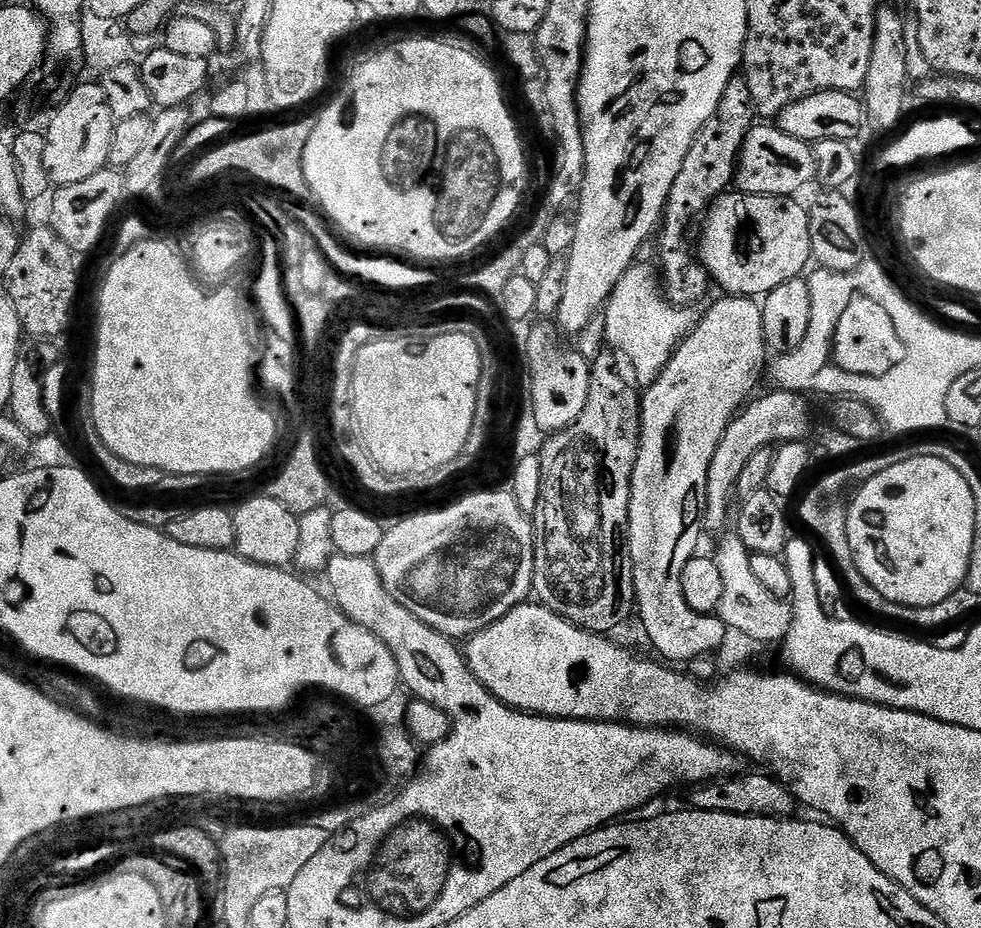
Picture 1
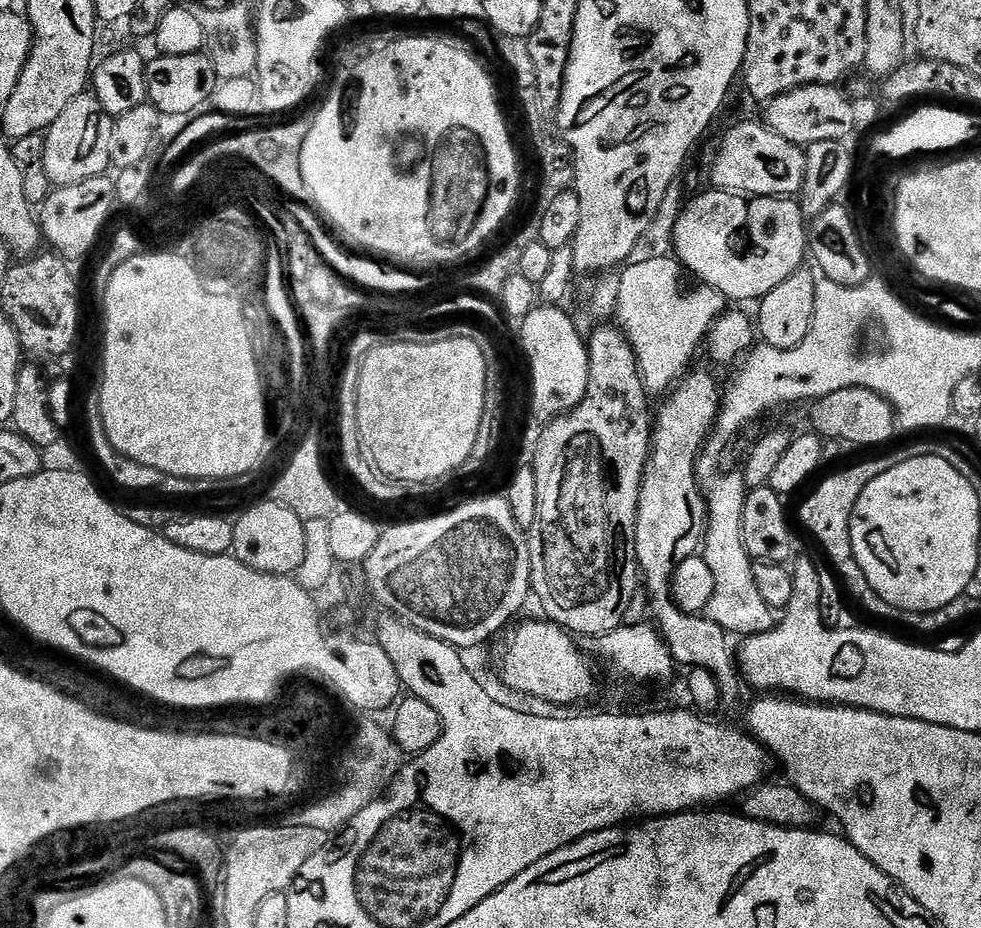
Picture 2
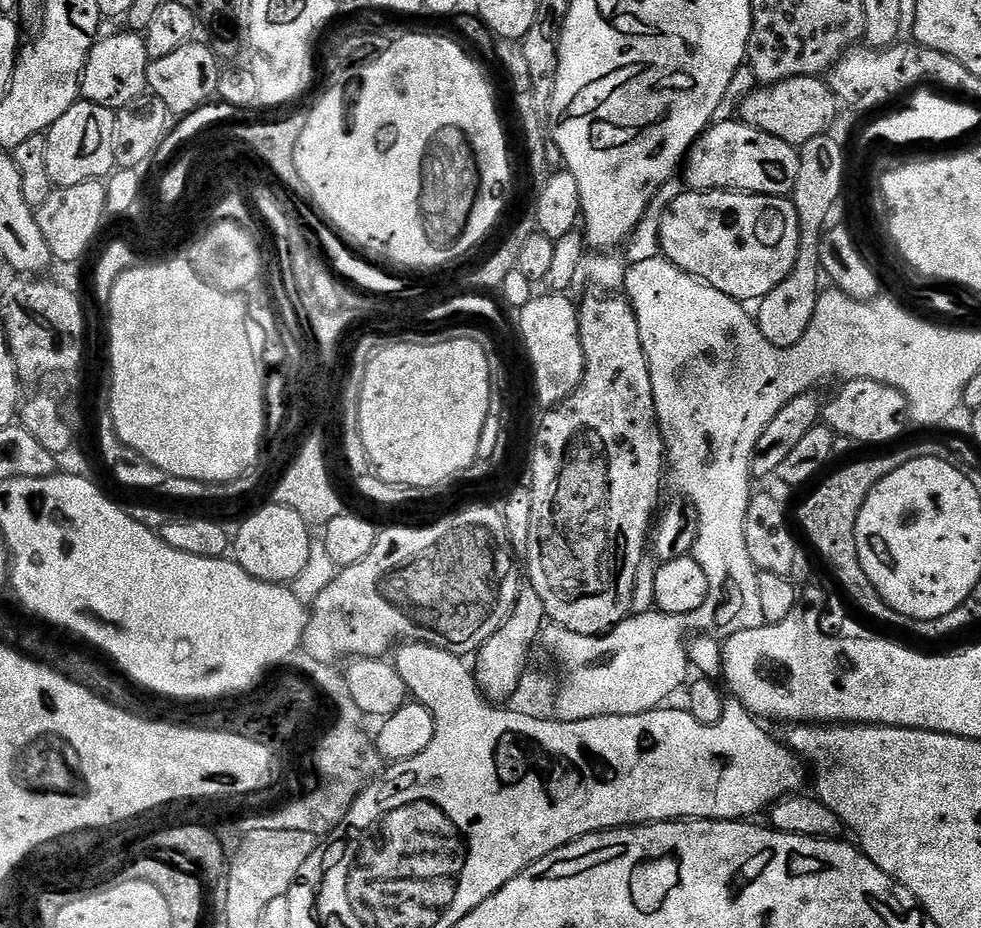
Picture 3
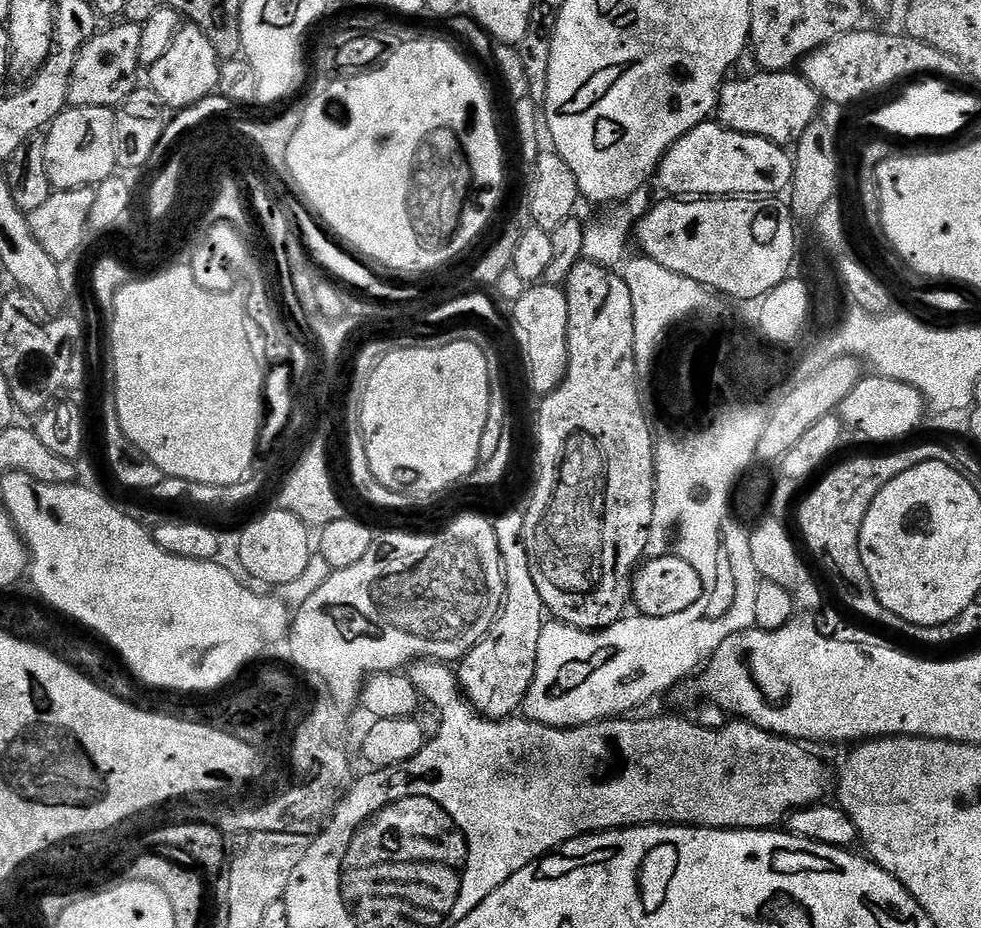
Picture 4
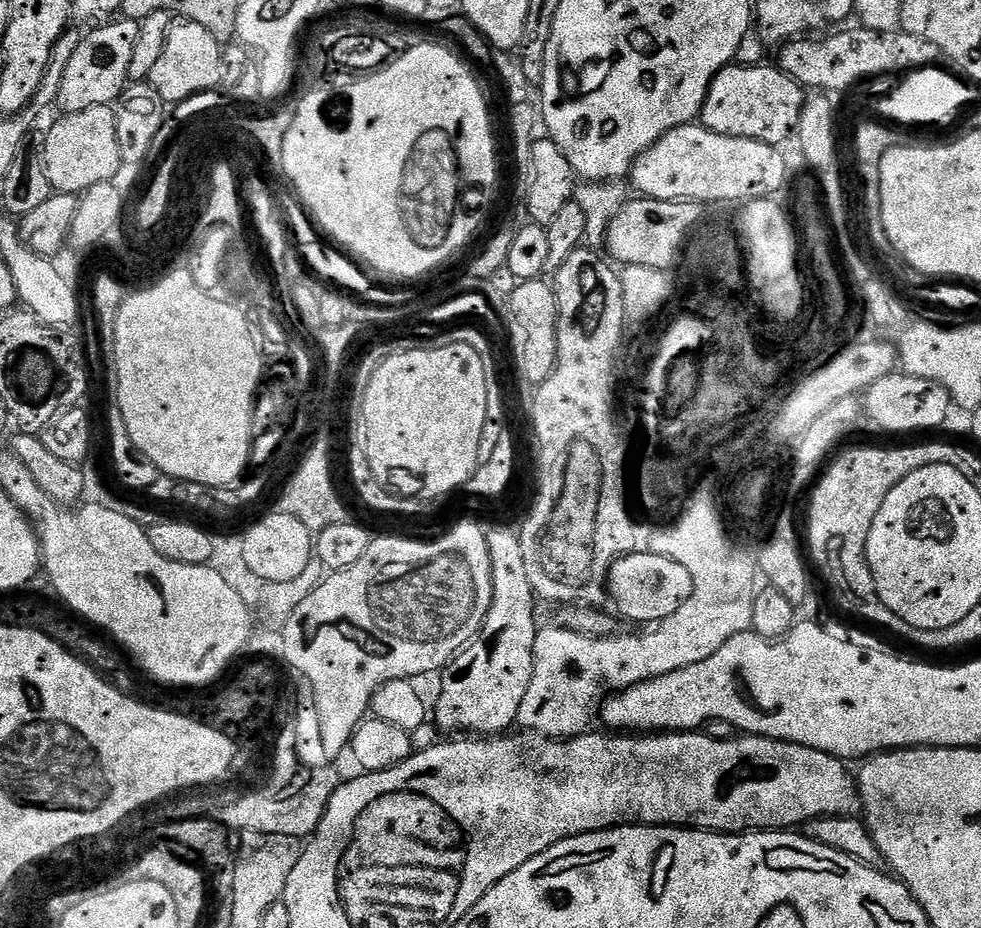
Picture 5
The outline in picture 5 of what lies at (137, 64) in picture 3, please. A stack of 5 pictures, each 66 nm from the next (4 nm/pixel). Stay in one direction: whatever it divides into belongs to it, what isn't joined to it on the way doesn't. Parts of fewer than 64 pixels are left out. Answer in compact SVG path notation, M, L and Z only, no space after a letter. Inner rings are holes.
M116 18L113 24L104 24L81 39L78 50L66 62L66 74L62 74L62 86L58 90L56 104L61 113L90 110L90 106L115 105L130 81L130 58L134 54L134 42L138 42L139 23L127 18Z

